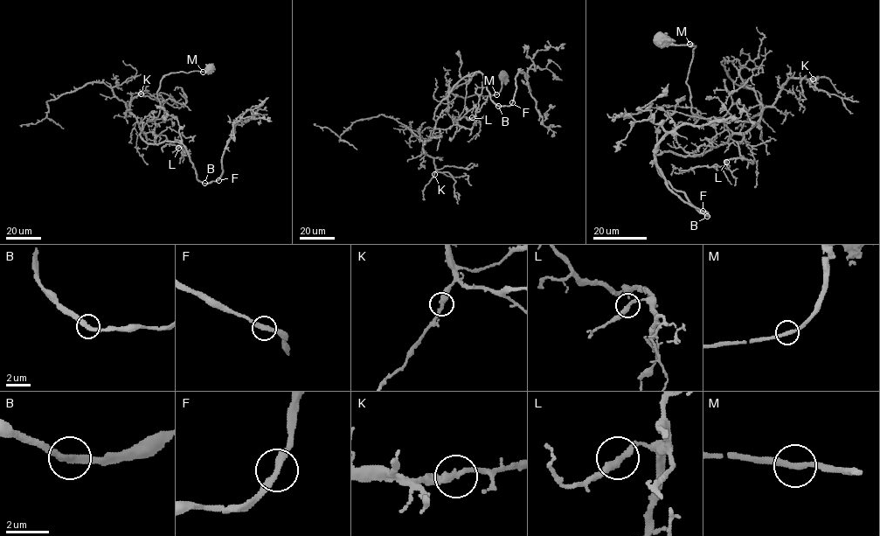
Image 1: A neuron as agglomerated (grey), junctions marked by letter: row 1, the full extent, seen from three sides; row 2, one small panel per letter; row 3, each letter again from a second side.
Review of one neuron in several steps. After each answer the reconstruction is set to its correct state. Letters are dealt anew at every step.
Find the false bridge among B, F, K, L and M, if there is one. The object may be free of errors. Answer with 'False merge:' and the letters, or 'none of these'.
False merge: none of these

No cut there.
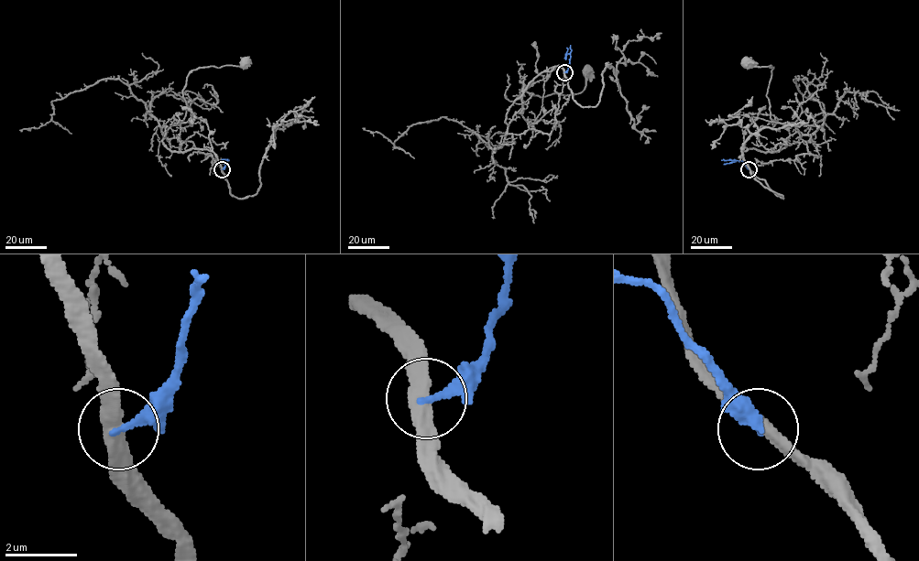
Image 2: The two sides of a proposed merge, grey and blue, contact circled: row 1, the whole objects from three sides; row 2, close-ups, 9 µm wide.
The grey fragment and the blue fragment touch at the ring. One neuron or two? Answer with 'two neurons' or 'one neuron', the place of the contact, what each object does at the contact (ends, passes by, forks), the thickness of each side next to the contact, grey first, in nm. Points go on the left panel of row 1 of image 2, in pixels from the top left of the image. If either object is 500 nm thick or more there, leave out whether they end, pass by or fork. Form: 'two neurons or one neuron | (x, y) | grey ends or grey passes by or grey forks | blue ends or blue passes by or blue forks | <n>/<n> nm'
two neurons | (222, 169) | grey passes by | blue ends | 360/220 nm

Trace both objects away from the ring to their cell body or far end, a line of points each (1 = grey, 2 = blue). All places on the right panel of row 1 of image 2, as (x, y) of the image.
1: (749, 168), (742, 152), (777, 151), (789, 133), (770, 116), (767, 91), (773, 68), (749, 67), (746, 62)
2: (749, 168), (742, 160), (730, 159), (732, 163), (724, 164)

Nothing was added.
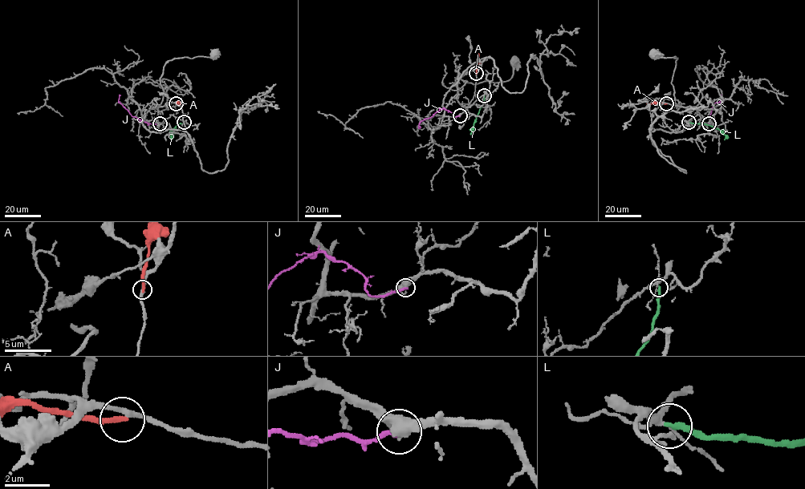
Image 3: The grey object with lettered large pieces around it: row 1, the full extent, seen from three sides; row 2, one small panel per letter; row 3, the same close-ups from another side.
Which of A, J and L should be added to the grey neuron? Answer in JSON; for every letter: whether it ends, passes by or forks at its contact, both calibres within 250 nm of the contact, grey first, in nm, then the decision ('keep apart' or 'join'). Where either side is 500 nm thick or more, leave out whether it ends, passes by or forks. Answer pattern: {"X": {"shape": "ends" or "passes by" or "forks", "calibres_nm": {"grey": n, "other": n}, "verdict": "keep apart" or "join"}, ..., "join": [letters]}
{"A": {"shape": "ends", "calibres_nm": {"grey": 240, "other": 240}, "verdict": "keep apart"}, "J": {"shape": "ends", "calibres_nm": {"grey": 400, "other": 200}, "verdict": "keep apart"}, "L": {"shape": "ends", "calibres_nm": {"grey": 220, "other": 240}, "verdict": "keep apart"}, "join": []}

